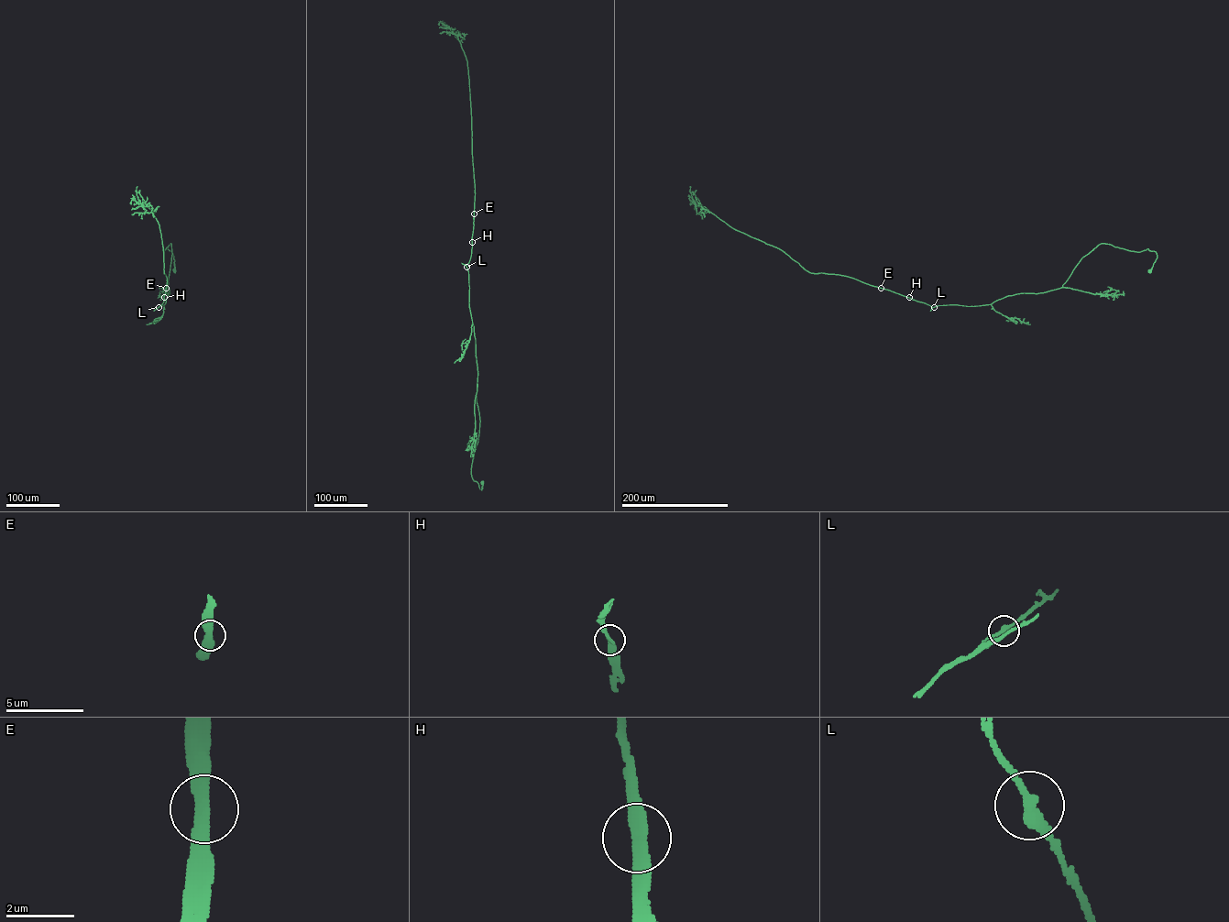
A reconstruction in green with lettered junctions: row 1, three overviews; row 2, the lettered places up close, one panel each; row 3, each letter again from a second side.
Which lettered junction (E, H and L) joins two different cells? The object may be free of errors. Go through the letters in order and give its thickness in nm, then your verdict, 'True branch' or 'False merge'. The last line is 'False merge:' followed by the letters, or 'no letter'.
E: Thickness 320 nm. True branch
H: Thickness 280 nm. True branch
L: Thickness 320 nm. True branch
False merge: no letter

